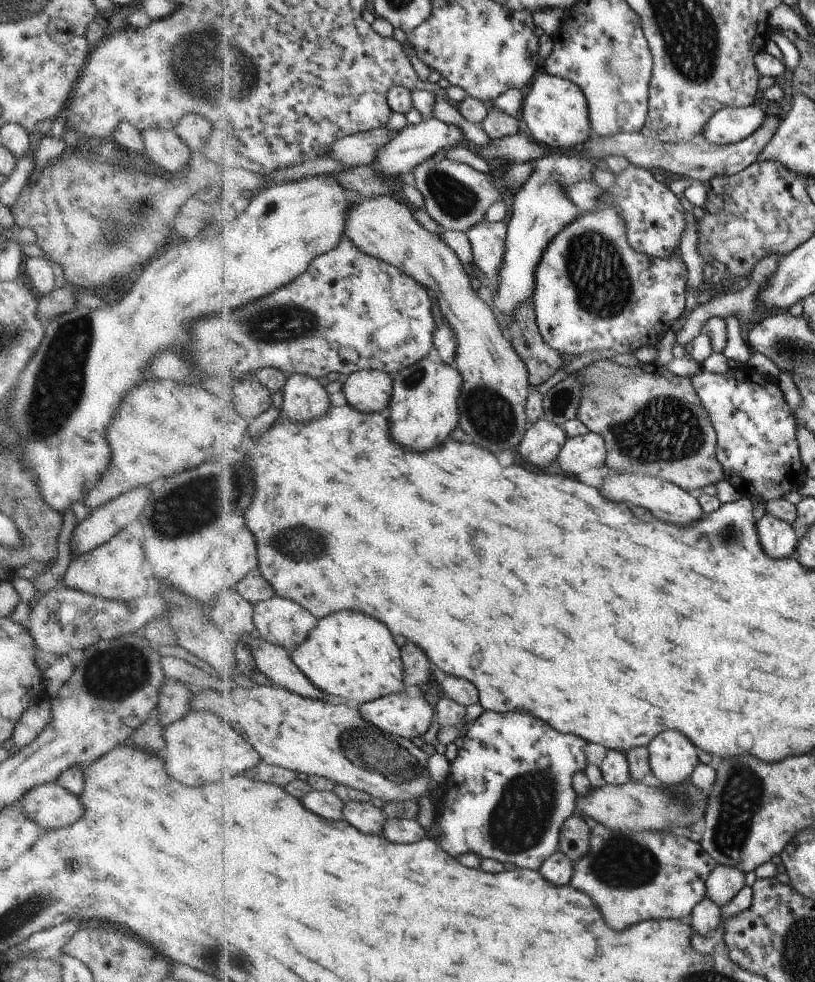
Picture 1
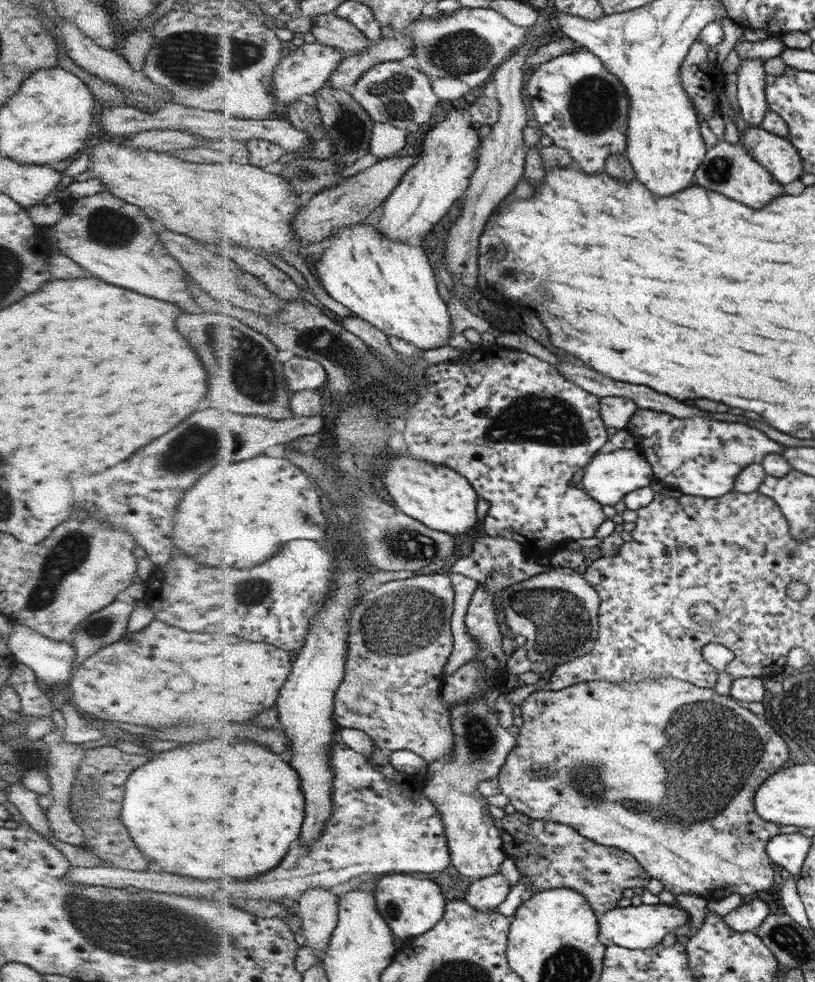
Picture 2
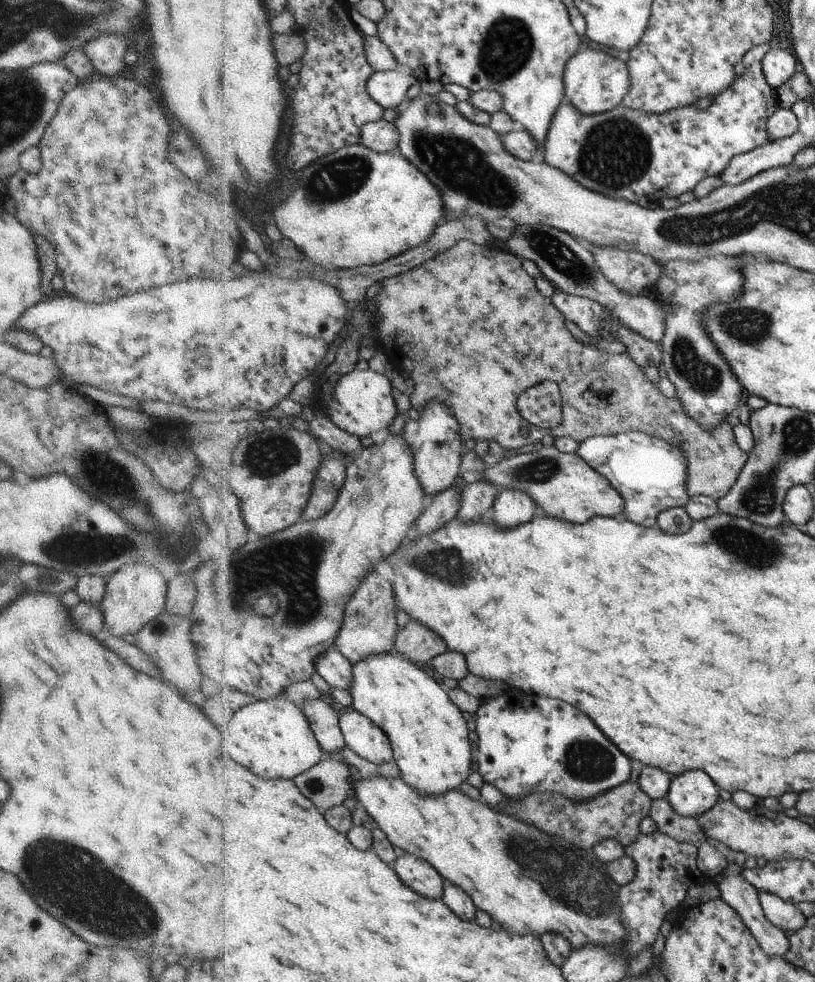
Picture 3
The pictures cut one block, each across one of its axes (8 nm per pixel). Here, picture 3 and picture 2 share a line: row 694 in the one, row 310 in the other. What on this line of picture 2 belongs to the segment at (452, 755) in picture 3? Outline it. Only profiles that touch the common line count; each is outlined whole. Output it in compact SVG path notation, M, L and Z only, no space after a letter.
M351 224L351 226L345 226L341 228L334 237L331 239L331 245L325 250L323 256L318 257L312 264L313 271L317 275L318 279L321 280L324 288L332 298L341 302L343 305L347 306L354 312L357 316L365 318L368 322L374 324L383 330L386 334L390 336L398 336L404 340L409 340L414 344L417 344L421 349L434 350L434 348L442 348L442 346L449 346L449 342L453 339L454 334L454 323L451 309L449 308L449 303L442 298L440 294L440 288L438 288L438 278L436 278L436 271L428 254L426 254L427 248L424 243L400 243L400 241L392 241L388 239L384 233L371 224Z

